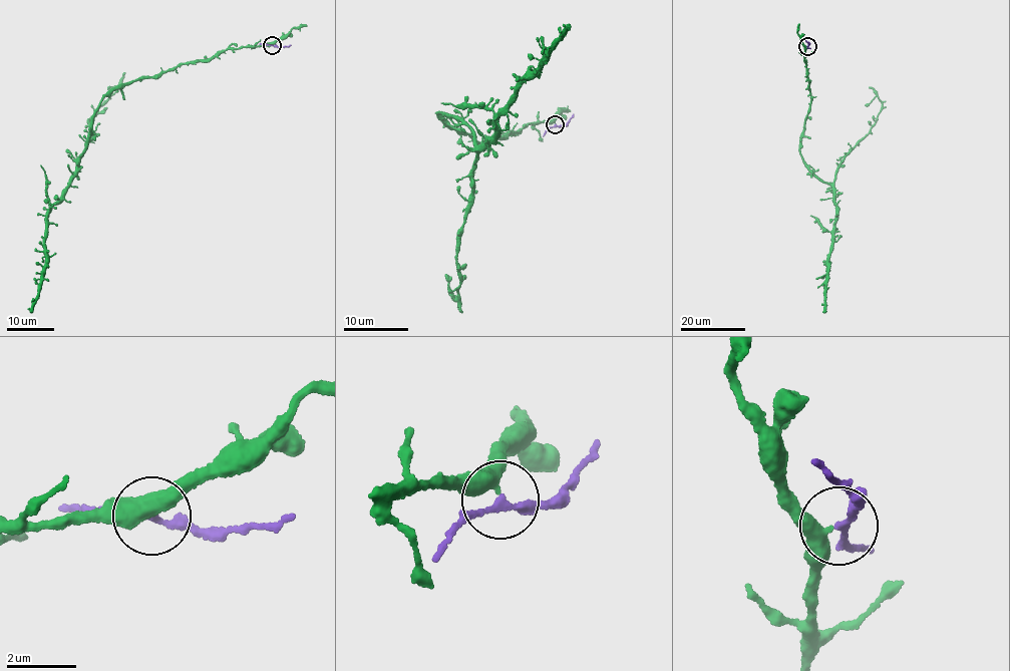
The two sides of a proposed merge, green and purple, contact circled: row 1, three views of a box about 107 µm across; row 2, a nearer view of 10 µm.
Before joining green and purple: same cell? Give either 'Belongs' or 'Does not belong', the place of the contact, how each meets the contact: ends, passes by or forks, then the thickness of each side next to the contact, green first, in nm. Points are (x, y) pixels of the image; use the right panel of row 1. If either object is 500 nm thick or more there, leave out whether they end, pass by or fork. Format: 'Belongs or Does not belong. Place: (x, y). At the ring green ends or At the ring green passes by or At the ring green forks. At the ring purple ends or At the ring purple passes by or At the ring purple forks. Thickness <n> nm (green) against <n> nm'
Does not belong. Place: (807, 46). At the ring green passes by. At the ring purple passes by. Thickness 400 nm (green) against 170 nm

